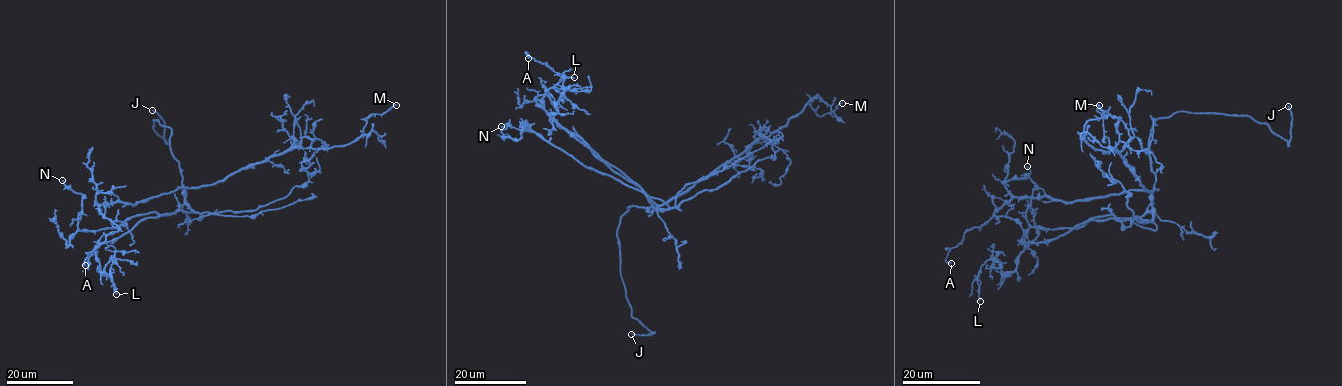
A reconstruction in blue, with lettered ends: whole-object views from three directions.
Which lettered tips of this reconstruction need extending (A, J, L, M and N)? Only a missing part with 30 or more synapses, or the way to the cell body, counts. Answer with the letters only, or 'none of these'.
J

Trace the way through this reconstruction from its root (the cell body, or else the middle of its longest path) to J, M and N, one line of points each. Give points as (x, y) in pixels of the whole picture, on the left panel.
J: (187, 188), (171, 150), (171, 129), (153, 119), (158, 134), (164, 139), (165, 122), (152, 110)
M: (187, 188), (221, 182), (295, 148), (349, 145), (362, 133), (363, 119), (396, 105)
N: (187, 188), (184, 203), (173, 213), (137, 214), (116, 227), (83, 231), (78, 227), (82, 195), (62, 180)

